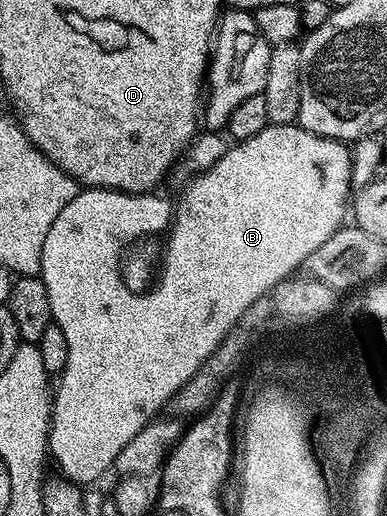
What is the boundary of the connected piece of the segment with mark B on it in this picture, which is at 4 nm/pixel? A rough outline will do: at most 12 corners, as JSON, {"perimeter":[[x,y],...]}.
{"perimeter":[[268,124],[163,197],[87,187],[38,276],[49,457],[95,481],[344,224]]}

